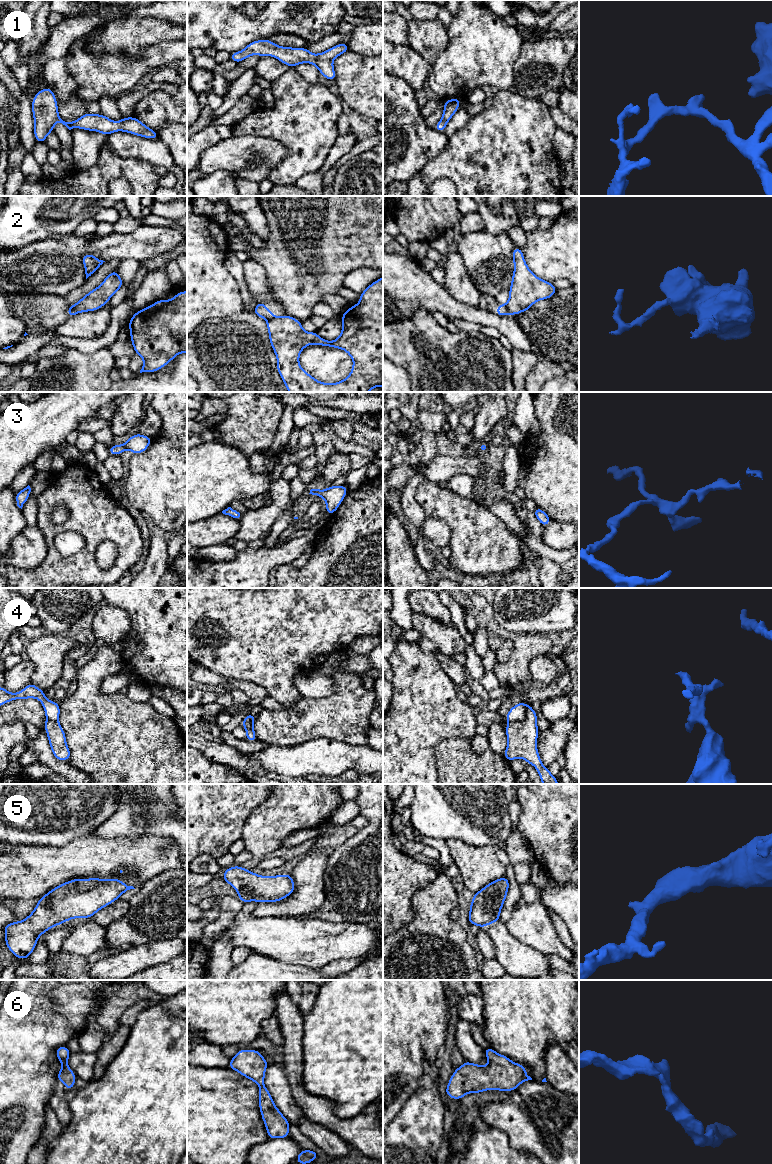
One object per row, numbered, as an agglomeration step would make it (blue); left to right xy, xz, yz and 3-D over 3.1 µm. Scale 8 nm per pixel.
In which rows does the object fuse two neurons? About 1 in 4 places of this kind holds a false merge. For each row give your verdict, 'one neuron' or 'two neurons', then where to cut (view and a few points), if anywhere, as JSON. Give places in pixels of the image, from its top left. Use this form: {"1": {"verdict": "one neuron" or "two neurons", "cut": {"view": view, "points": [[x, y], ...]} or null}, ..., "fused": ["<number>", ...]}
{"1": {"verdict": "one neuron", "cut": null}, "2": {"verdict": "two neurons", "cut": {"view": "xz", "points": [[276, 317], [270, 318], [267, 321]]}}, "3": {"verdict": "one neuron", "cut": null}, "4": {"verdict": "two neurons", "cut": {"view": "yz", "points": [[527, 705], [525, 717], [522, 720], [509, 722]]}}, "5": {"verdict": "one neuron", "cut": null}, "6": {"verdict": "one neuron", "cut": null}, "fused": ["2", "4"]}

